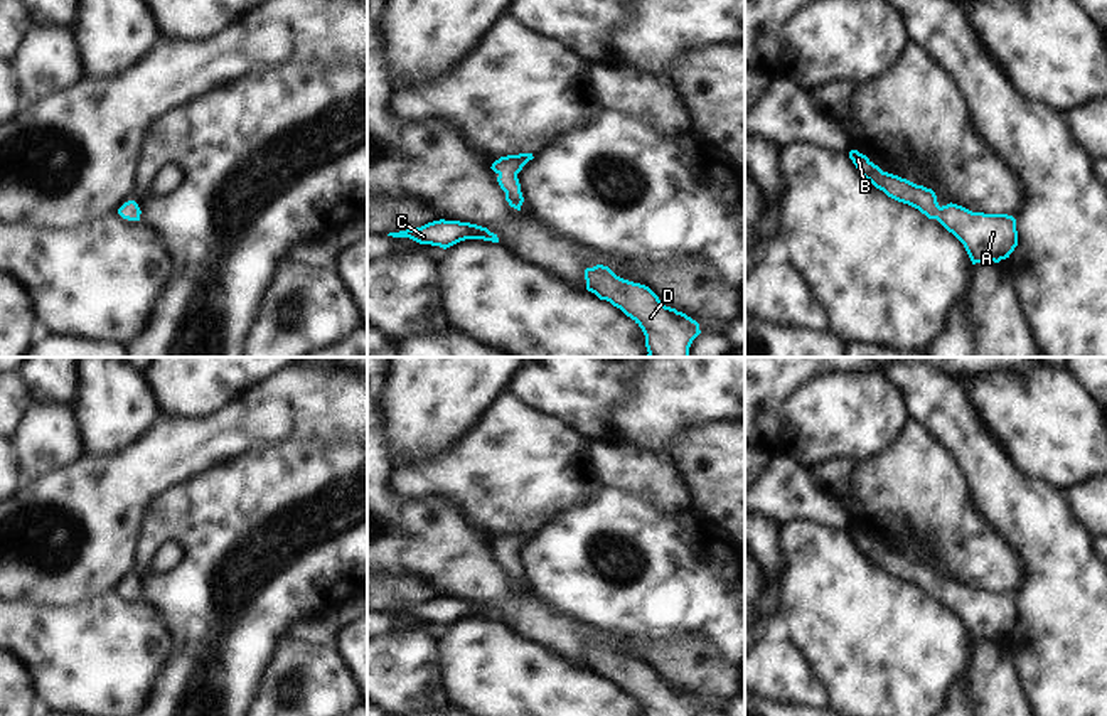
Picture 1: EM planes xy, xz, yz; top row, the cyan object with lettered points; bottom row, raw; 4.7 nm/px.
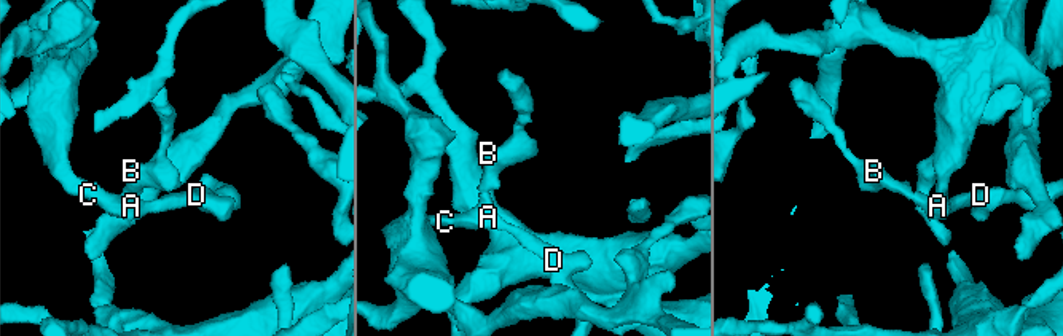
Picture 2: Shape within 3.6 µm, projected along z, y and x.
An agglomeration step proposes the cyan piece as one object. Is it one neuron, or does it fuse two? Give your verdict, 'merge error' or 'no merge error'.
no merge error

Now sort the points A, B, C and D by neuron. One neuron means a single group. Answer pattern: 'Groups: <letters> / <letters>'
Groups: A B C D

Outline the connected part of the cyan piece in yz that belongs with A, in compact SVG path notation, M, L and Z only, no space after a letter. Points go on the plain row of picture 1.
M851 527L849 536L859 551L888 574L918 586L928 596L937 596L964 622L972 642L999 640L1009 635L1018 623L1016 596L1013 593L972 590L952 580L940 585L932 566L883 549L858 527Z

